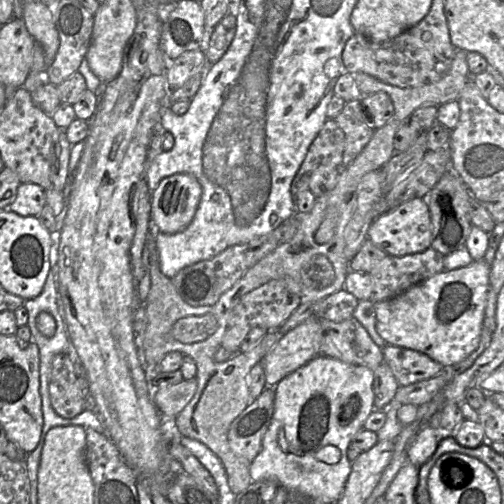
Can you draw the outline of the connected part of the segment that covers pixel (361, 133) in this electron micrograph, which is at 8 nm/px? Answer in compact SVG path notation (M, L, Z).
M358 97L347 101L333 120L345 134L346 142L341 163L341 168L345 168L368 144L375 130L364 121L364 108Z

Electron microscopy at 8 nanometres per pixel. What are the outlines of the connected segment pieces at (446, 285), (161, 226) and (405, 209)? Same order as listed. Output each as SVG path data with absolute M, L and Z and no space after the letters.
M484 259L442 272L401 294L375 303L376 330L388 345L426 354L444 368L451 367L479 346L484 325L491 265Z
M177 173L163 178L151 195L151 221L157 232L175 234L192 221L202 195L195 176Z
M415 198L378 216L368 230L368 239L388 255L405 256L420 253L432 244L431 216L427 203Z

